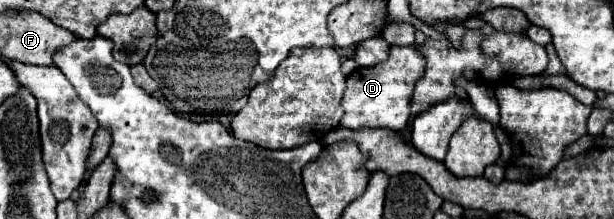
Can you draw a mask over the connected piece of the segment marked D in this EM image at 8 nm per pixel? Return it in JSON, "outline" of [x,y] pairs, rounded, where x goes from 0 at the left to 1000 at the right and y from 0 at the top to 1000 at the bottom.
{"outline":[[[640,205],[637,260],[607,306],[585,306],[565,352],[565,406],[559,443],[562,525],[555,571],[565,589],[588,580],[630,580],[640,598],[656,598],[669,553],[669,452],[676,379],[692,333],[692,269],[676,205]]]}

